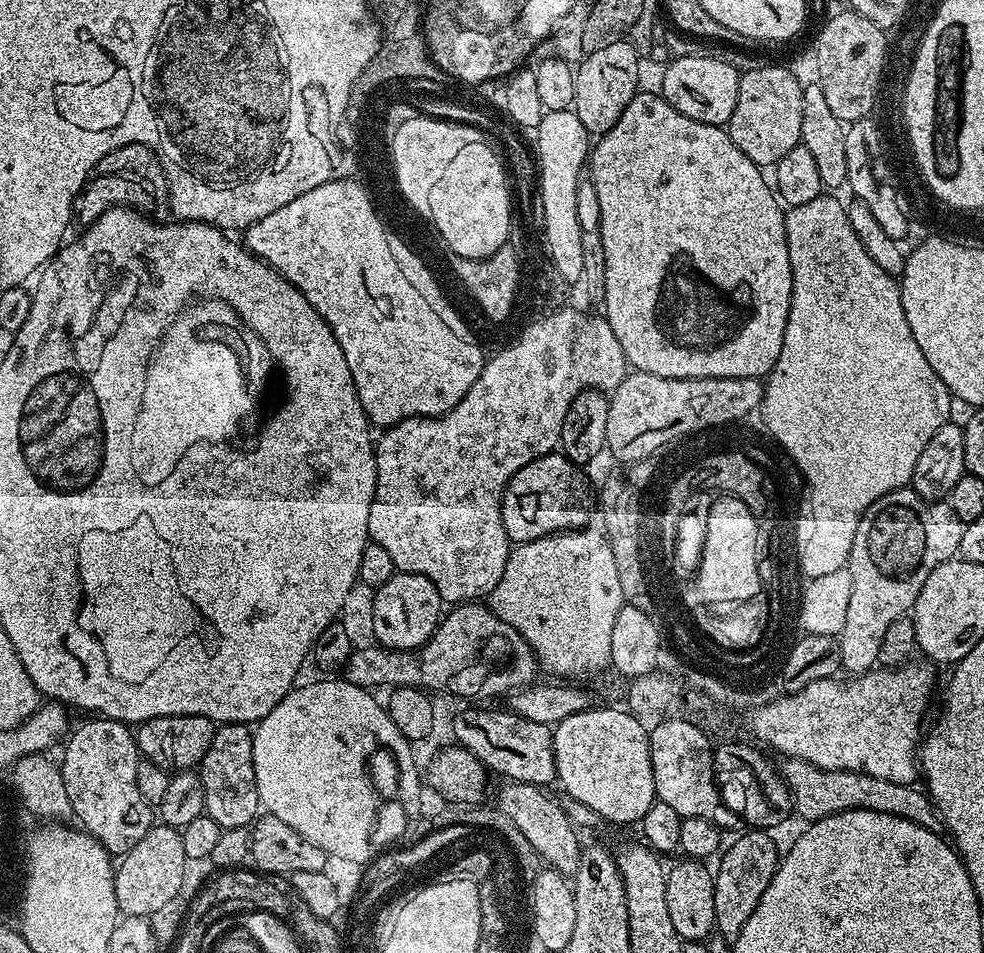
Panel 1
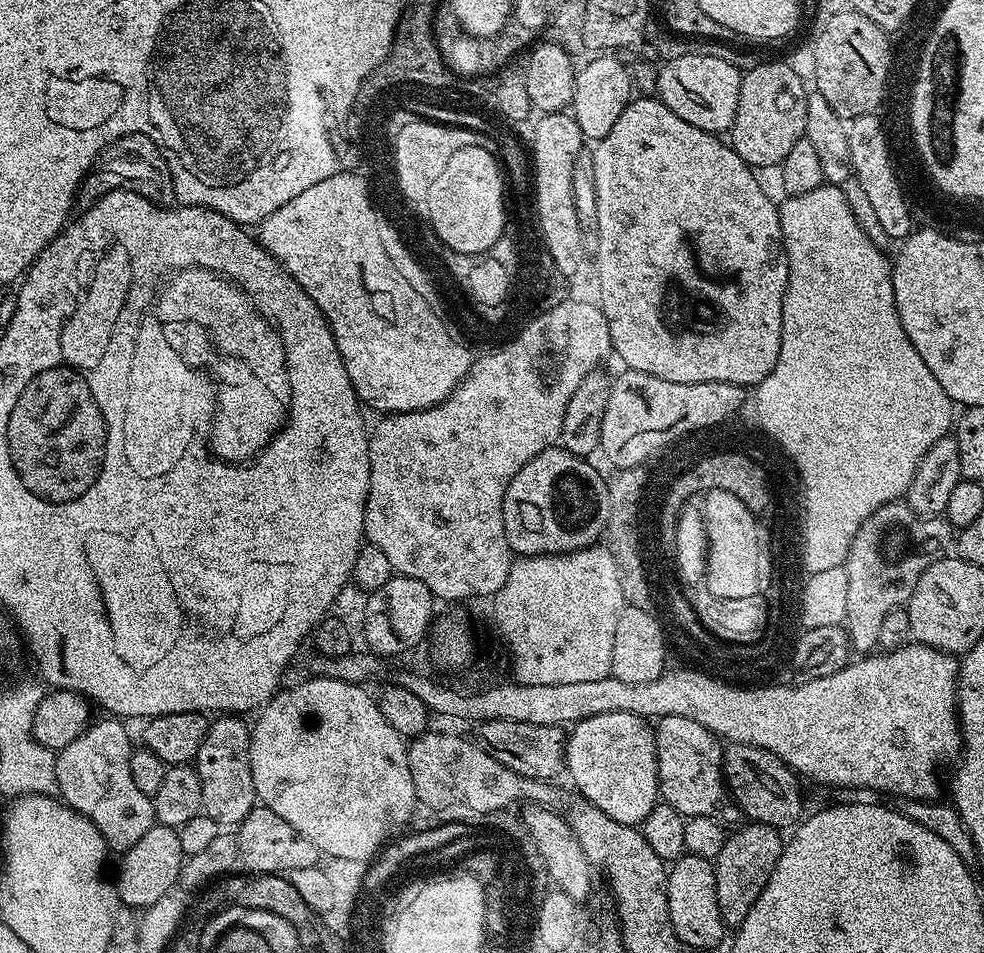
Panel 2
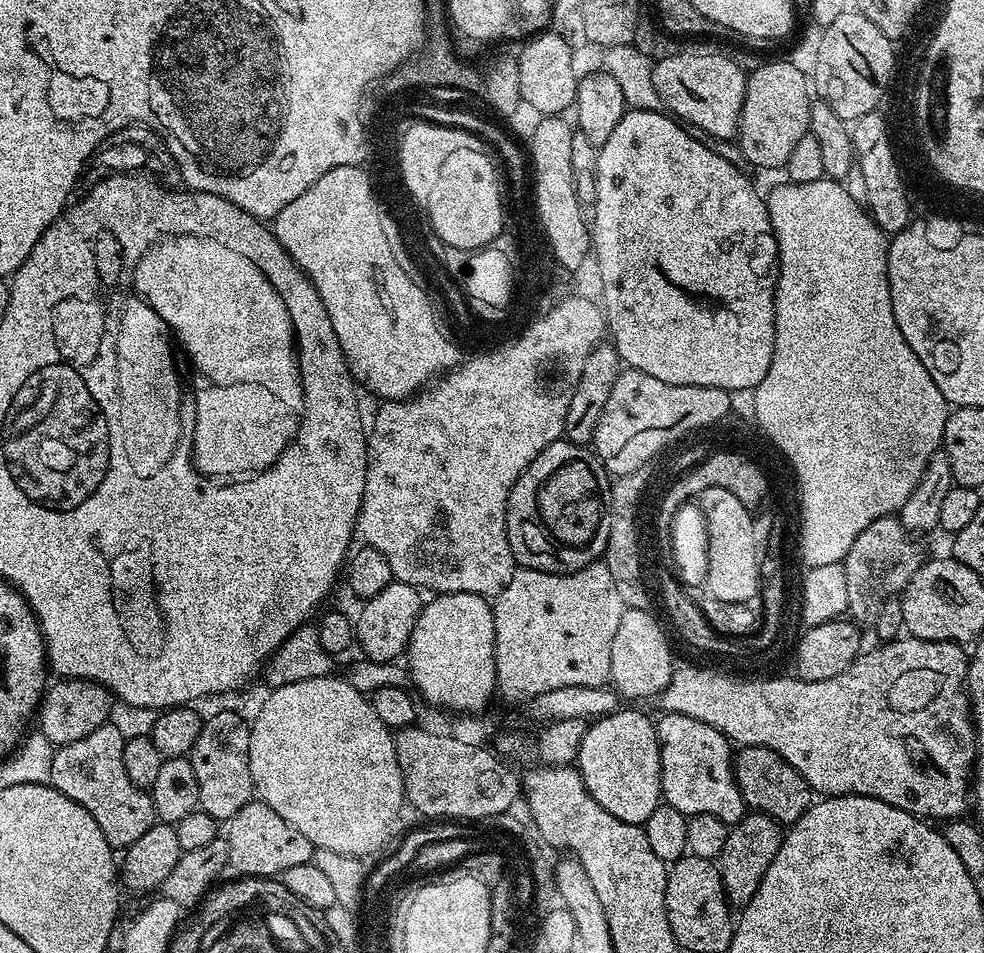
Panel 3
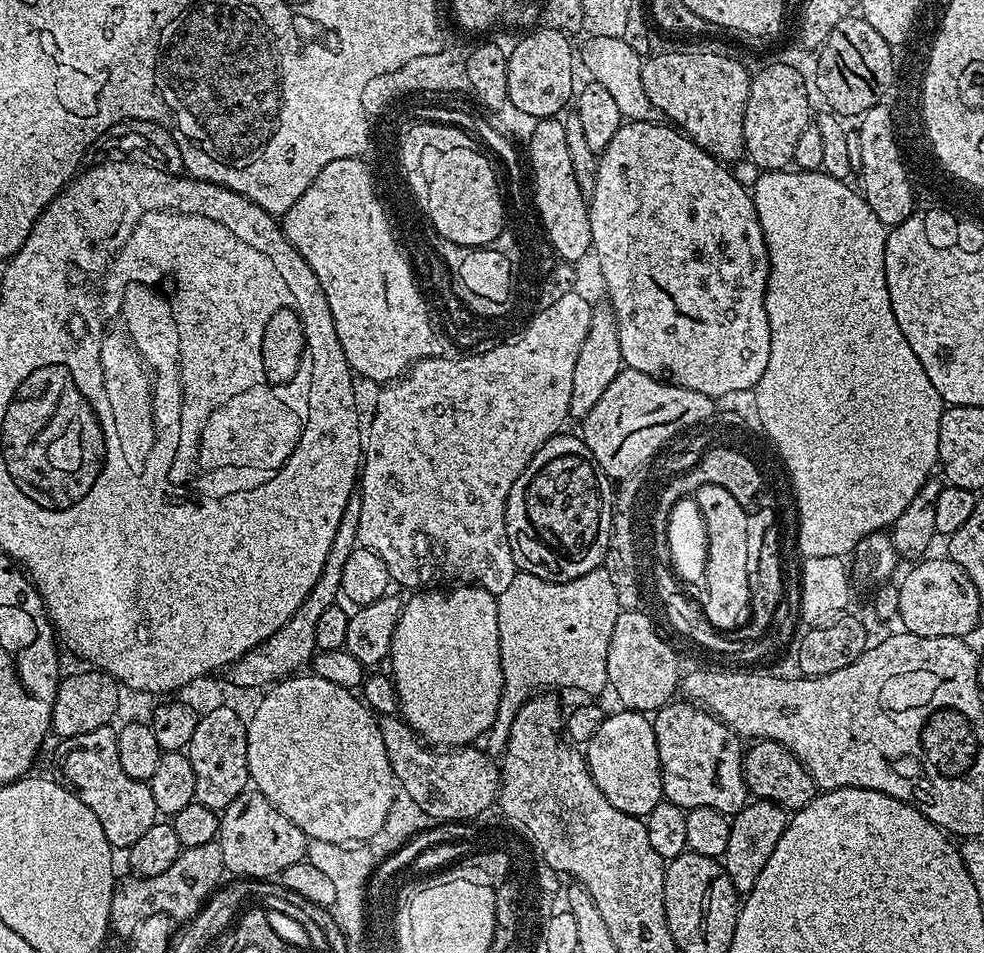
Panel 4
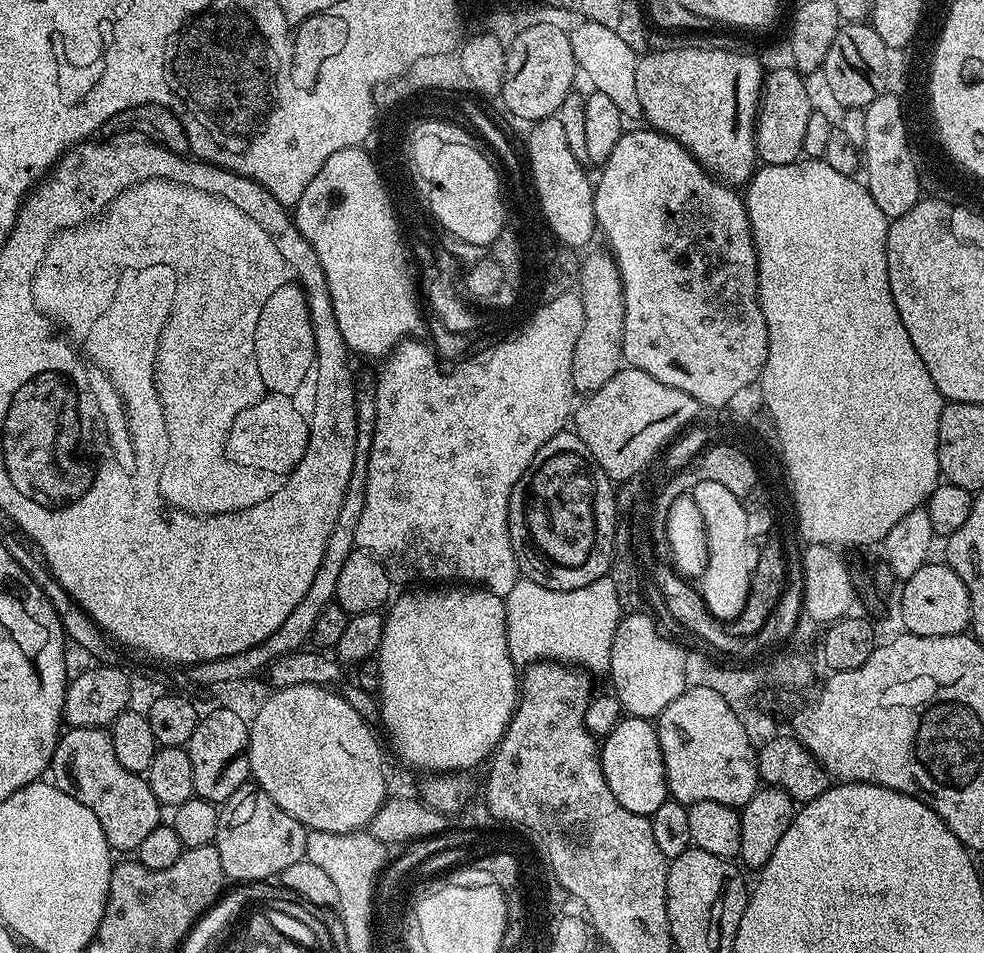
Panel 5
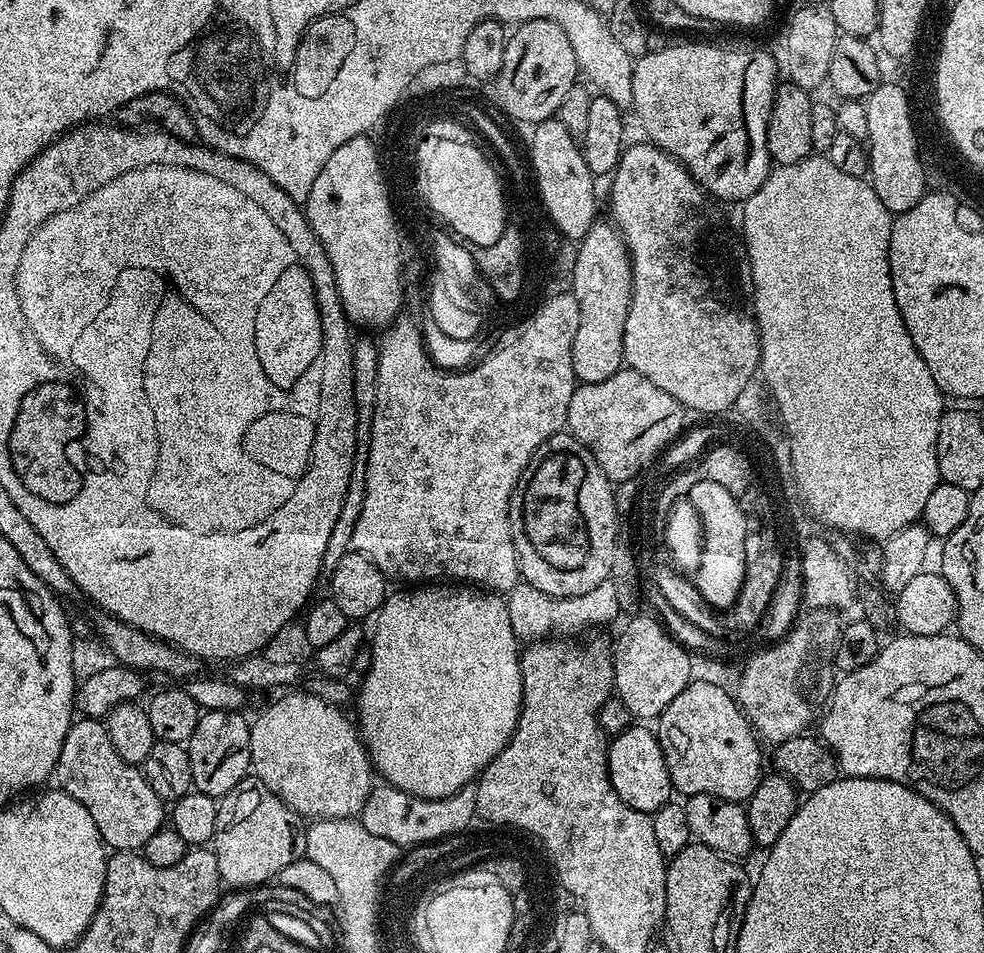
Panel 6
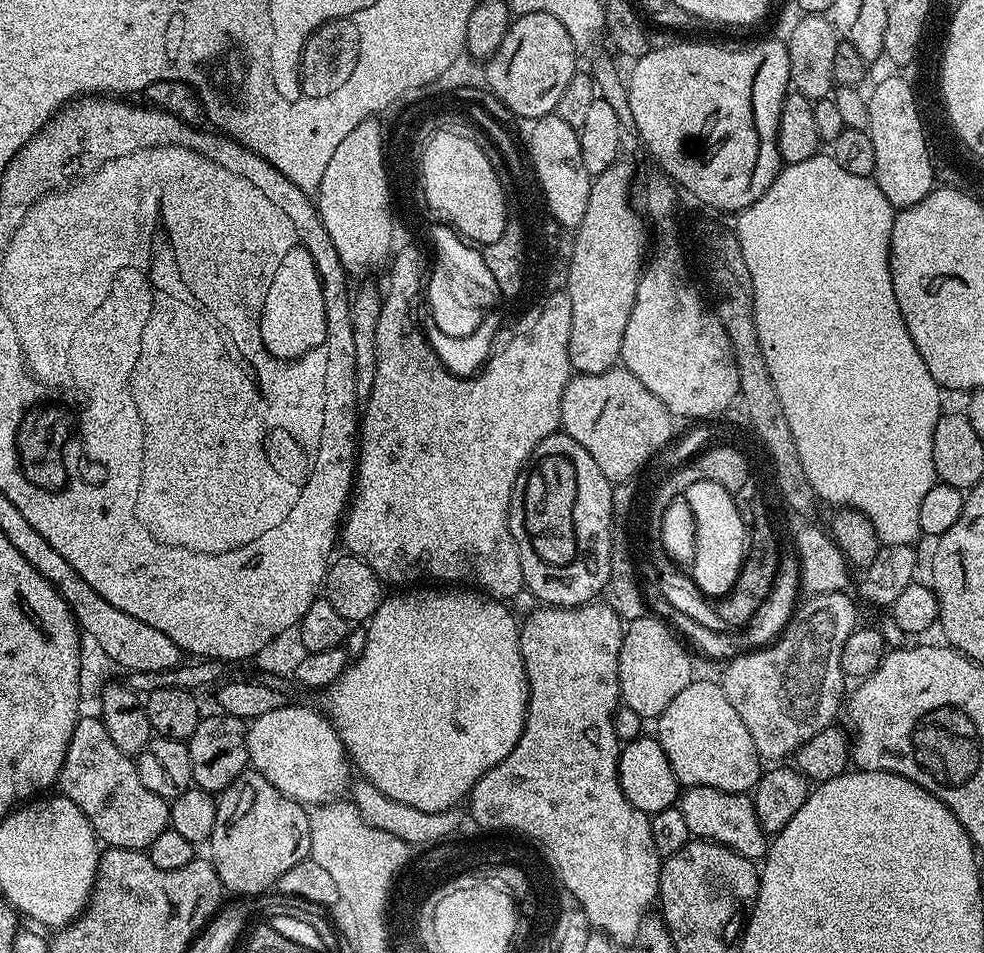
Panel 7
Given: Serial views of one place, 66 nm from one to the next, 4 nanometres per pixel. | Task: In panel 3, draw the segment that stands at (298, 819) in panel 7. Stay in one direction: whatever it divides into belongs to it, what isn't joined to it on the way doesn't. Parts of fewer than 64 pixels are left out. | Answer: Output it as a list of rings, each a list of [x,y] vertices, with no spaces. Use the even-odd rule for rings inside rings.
[[[253,798],[248,801],[246,806],[242,806],[242,810],[238,810],[238,814],[234,814],[226,821],[226,839],[228,841],[228,864],[233,868],[233,873],[239,874],[241,877],[259,876],[259,877],[279,877],[282,870],[286,870],[290,866],[302,866],[309,863],[314,856],[314,846],[306,838],[306,834],[298,834],[298,830],[294,830],[294,826],[290,826],[290,822],[286,822],[286,818],[282,818],[282,814],[274,814],[274,810],[270,810],[270,806],[266,806],[264,801],[259,798]]]

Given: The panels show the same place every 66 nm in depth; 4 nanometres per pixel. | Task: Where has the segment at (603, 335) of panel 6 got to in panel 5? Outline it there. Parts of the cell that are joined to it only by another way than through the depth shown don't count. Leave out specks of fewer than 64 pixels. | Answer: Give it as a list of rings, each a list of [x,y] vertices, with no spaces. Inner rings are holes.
[[[589,251],[589,256],[584,256],[579,265],[578,295],[584,311],[584,325],[582,334],[578,334],[578,346],[574,346],[572,386],[580,394],[602,390],[624,364],[624,287],[611,251],[603,251]]]

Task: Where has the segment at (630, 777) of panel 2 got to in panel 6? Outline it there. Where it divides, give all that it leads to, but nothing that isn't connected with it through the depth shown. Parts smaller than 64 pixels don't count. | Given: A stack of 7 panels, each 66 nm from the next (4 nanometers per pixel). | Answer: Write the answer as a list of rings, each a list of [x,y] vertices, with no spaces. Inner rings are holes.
[[[633,726],[622,734],[611,737],[608,746],[608,773],[618,798],[622,798],[622,802],[634,810],[651,814],[673,799],[674,789],[664,751],[651,727]]]

